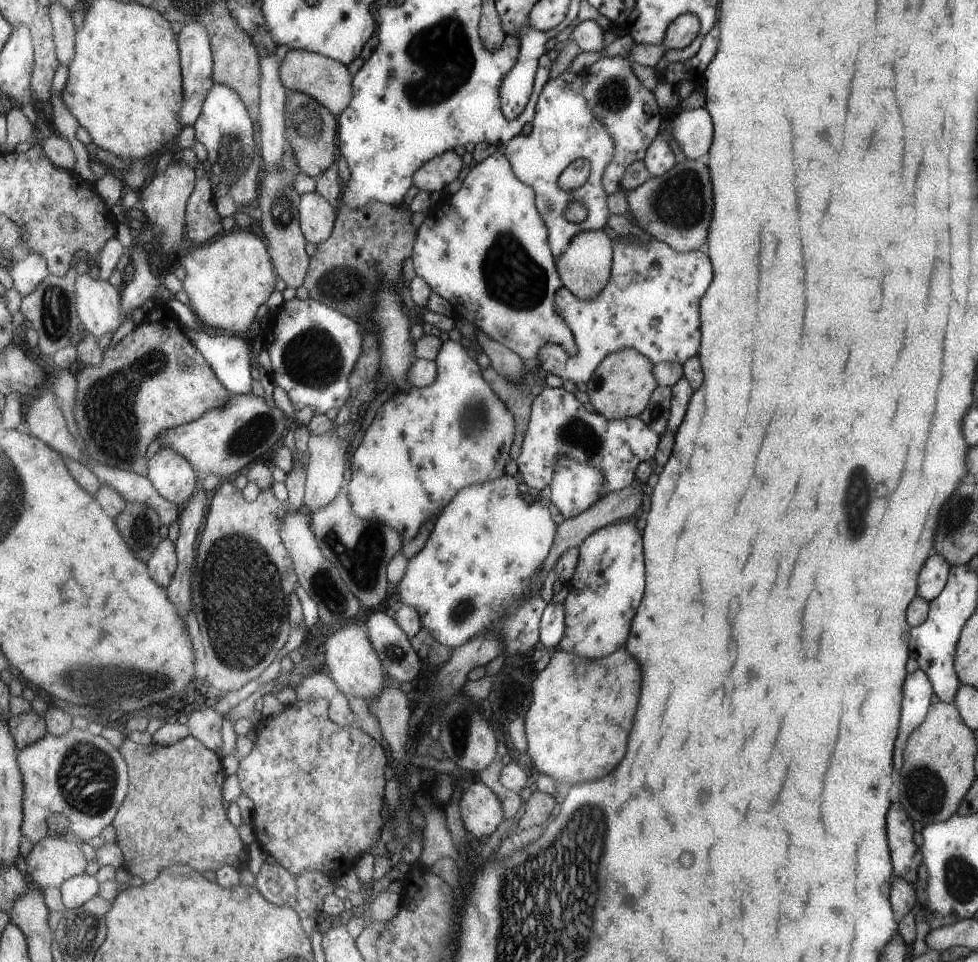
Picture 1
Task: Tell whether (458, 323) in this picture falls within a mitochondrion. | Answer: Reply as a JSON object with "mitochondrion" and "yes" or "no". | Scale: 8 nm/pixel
{"mitochondrion":"no"}

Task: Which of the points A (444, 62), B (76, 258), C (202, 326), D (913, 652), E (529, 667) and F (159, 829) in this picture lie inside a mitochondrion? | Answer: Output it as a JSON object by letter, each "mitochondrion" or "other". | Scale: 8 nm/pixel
{"A":"mitochondrion","B":"other","C":"other","D":"other","E":"other","F":"other"}

